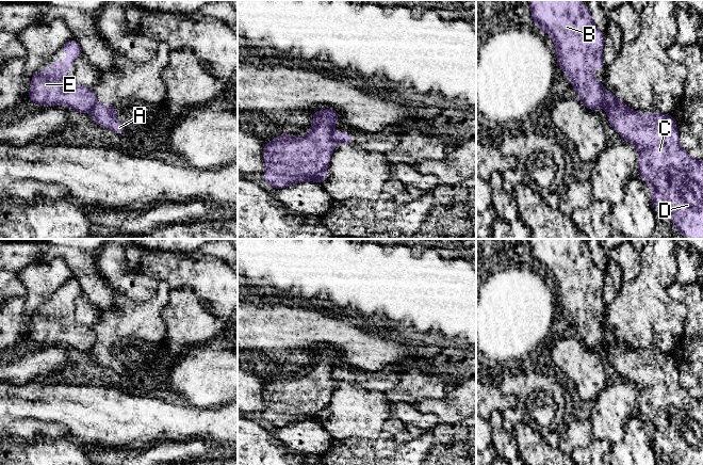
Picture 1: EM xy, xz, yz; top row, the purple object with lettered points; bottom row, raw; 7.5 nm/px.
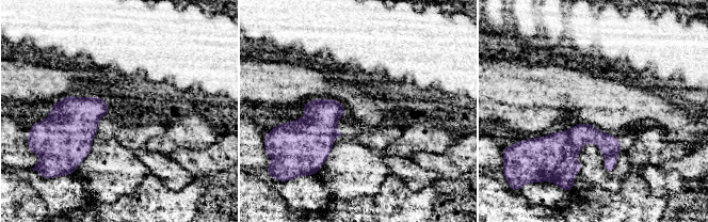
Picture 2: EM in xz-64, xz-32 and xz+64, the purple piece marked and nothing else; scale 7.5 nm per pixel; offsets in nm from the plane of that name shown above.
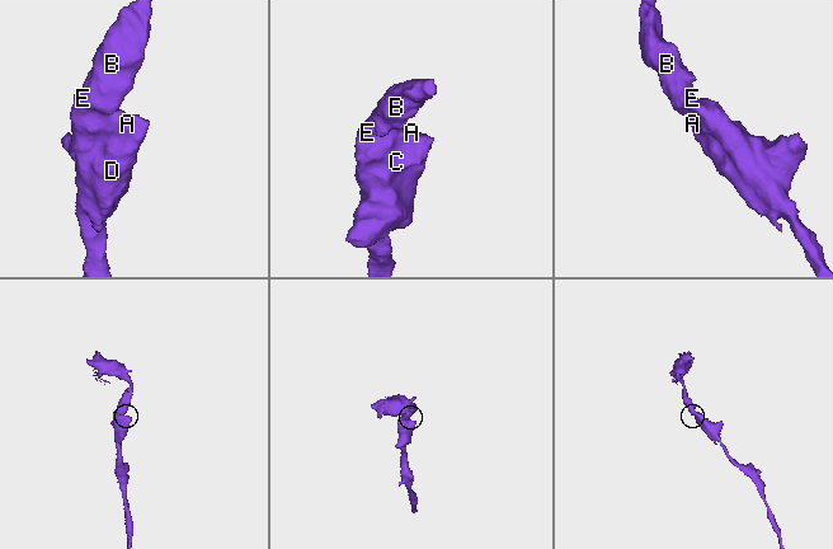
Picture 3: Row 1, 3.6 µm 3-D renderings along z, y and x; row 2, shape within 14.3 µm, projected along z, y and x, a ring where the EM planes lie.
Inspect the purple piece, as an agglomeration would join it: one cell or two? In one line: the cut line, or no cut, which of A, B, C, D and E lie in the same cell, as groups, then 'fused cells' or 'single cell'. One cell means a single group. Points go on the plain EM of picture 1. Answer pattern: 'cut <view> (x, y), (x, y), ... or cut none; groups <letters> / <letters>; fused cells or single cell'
cut yz (605, 347), (609, 343), (617, 343), (623, 349), (630, 349); groups A C D / B E; fused cells

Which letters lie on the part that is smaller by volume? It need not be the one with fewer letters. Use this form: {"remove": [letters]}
{"remove": ["A", "C", "D"]}

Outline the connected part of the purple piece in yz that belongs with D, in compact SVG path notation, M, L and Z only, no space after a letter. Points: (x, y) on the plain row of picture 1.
M609 343L606 348L608 360L615 369L623 376L636 385L639 390L637 406L641 417L652 426L653 435L651 445L656 446L675 465L703 465L703 400L689 395L681 385L679 370L672 353L623 350L616 343Z

